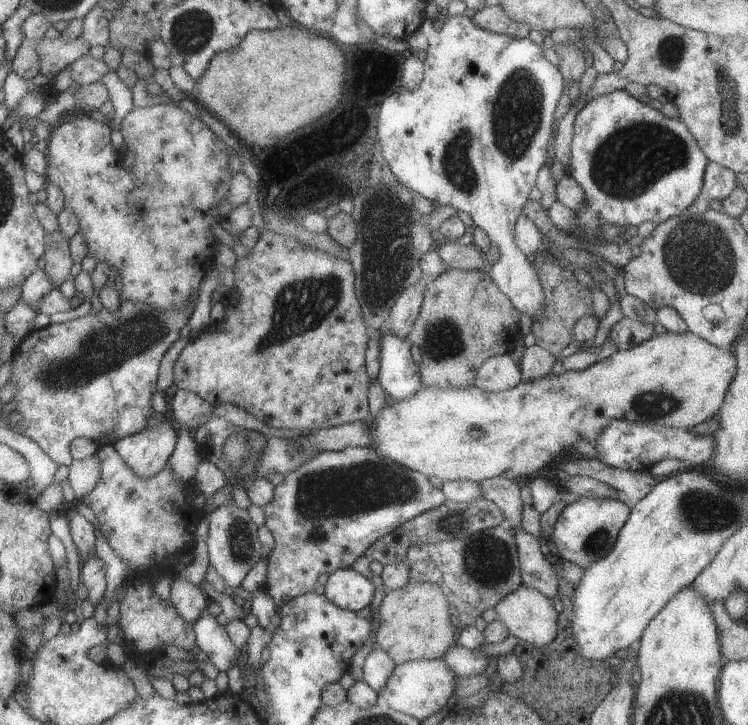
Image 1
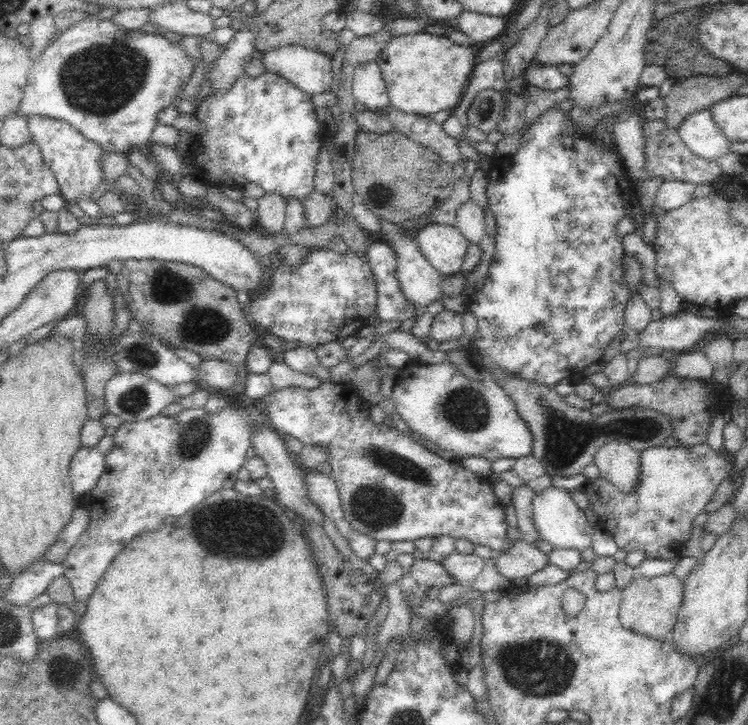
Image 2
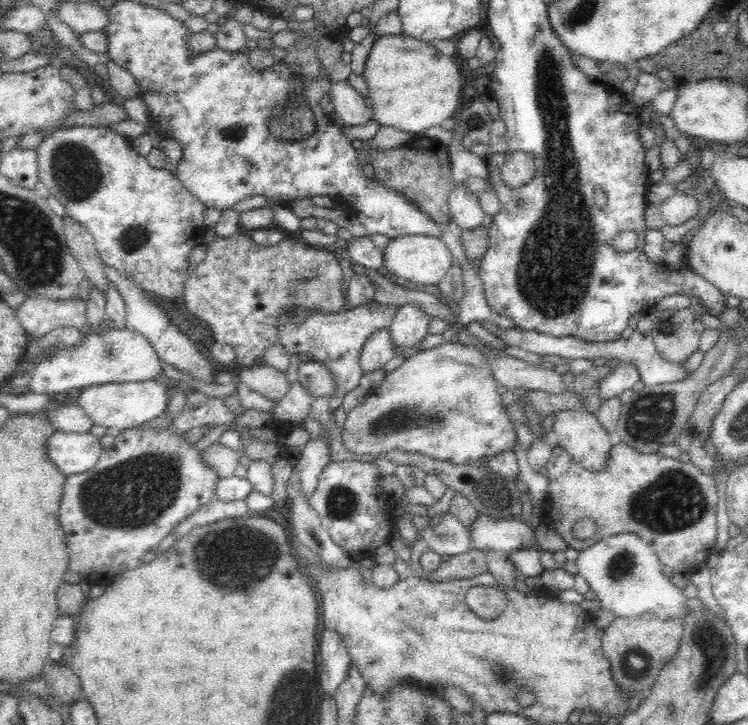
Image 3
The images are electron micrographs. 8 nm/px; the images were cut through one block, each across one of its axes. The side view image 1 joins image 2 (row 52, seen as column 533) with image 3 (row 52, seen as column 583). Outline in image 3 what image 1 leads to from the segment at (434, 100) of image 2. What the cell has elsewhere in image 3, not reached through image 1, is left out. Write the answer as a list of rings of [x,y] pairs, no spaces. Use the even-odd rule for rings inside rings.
[[[402,33],[378,35],[362,75],[374,118],[380,125],[392,126],[415,137],[458,114],[462,91],[458,66],[454,58],[444,55],[434,45]]]

